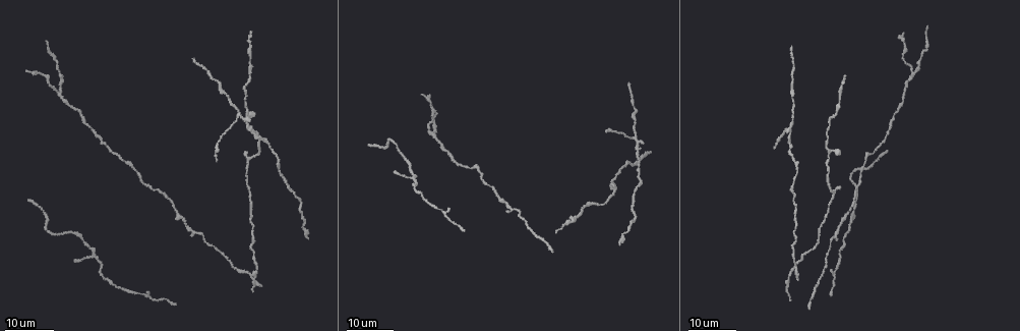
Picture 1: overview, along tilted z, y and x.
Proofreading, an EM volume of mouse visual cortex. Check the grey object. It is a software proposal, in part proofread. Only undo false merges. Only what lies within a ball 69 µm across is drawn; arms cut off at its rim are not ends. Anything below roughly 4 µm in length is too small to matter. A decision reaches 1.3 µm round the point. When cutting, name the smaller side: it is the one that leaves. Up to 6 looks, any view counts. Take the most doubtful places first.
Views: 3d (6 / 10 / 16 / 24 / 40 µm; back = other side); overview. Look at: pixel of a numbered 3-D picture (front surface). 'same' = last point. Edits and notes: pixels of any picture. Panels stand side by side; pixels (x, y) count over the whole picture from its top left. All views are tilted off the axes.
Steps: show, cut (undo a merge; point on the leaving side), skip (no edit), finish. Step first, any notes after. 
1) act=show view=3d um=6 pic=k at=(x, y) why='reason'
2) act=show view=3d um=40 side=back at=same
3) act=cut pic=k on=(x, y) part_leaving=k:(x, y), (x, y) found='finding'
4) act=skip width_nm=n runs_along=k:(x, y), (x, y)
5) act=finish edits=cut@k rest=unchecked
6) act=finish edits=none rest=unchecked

act=show view=3d um=24 pic=1 at=(61, 91) why='three arms meet'

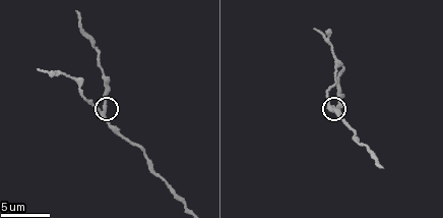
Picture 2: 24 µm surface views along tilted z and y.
act=show view=3d um=10 pic=2 at=(100, 109) why='closer look'

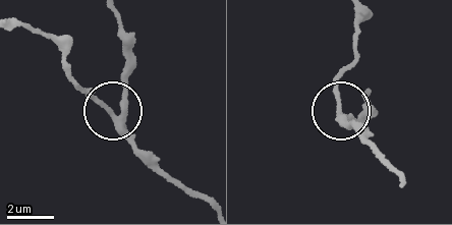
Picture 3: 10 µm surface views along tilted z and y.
act=show view=3d um=6 at=same

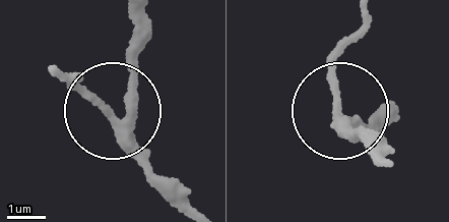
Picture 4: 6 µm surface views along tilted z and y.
act=skip side_arm_um=11 found='continuous, no second neuron'

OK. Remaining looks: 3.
act=show view=3d um=16 pic=1 at=(236, 114)

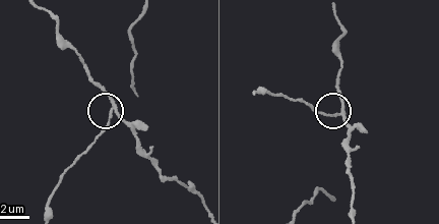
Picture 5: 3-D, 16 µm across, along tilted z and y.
act=show view=3d um=6 pic=5 at=(338, 112) why='zoom in'

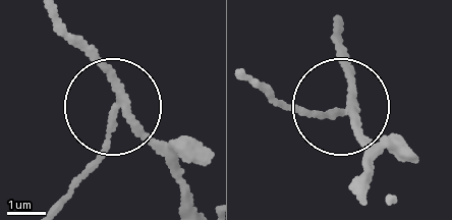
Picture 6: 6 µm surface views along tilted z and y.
act=cut pic=6 on=(99, 152) arms=3 part_leaving=6:(120, 99), (102, 153), (61, 199) found='a second neuron is stuck on'

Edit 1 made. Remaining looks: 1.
act=finish edits=cut@6 rest=unchecked

